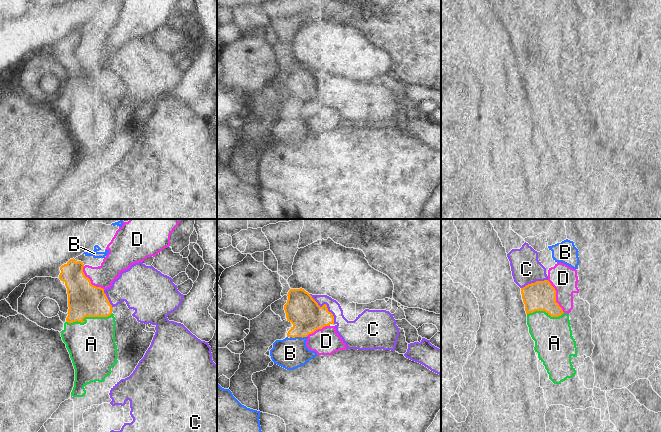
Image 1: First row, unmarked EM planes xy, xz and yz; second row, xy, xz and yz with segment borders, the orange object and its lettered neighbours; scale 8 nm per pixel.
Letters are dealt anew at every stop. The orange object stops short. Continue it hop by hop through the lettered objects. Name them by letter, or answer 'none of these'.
A.

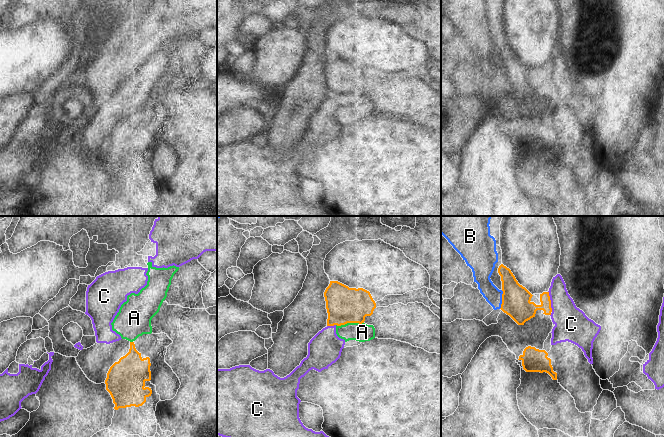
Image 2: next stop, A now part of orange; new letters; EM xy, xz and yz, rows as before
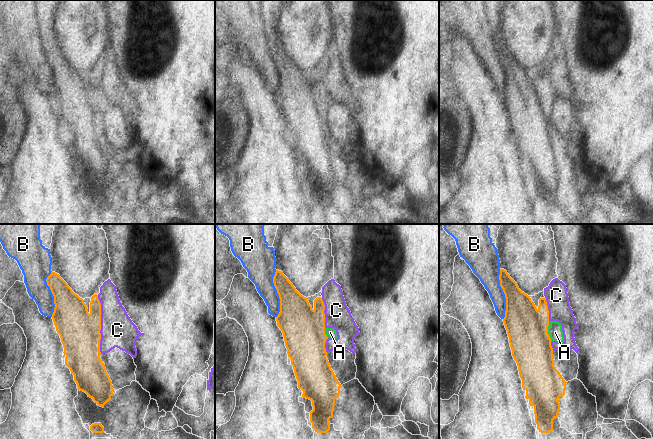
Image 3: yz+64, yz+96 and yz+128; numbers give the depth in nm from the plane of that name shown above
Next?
none of these.

